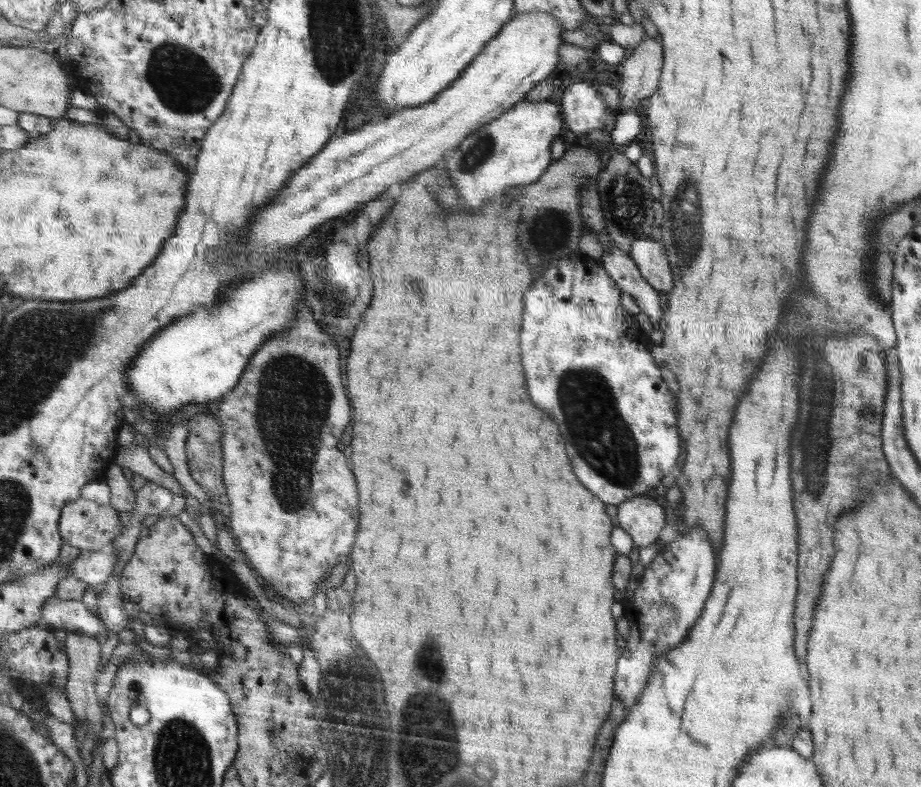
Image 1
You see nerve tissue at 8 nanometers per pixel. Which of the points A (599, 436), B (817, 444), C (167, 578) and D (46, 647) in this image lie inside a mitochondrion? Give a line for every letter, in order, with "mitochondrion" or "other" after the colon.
A: mitochondrion
B: mitochondrion
C: other
D: other

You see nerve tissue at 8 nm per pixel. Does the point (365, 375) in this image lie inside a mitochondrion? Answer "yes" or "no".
no

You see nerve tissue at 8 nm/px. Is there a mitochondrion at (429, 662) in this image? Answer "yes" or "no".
yes

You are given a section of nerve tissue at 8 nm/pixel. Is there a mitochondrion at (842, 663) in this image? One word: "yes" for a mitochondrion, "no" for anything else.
no

